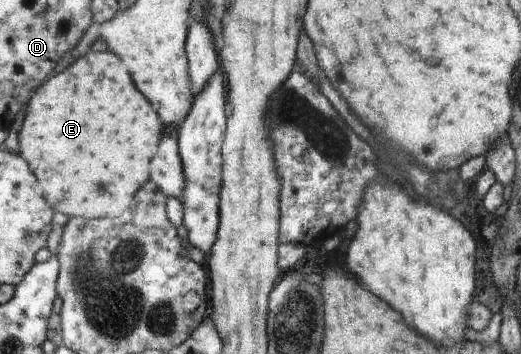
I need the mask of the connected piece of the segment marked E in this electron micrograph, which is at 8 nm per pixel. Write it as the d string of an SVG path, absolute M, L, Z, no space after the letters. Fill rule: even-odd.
M91 50L67 69L48 79L30 102L29 112L17 127L20 153L29 160L44 186L50 204L69 217L120 218L134 204L134 195L150 178L150 160L160 144L162 121L157 109L134 86L125 63L112 50ZM104 142L118 142L106 146Z

